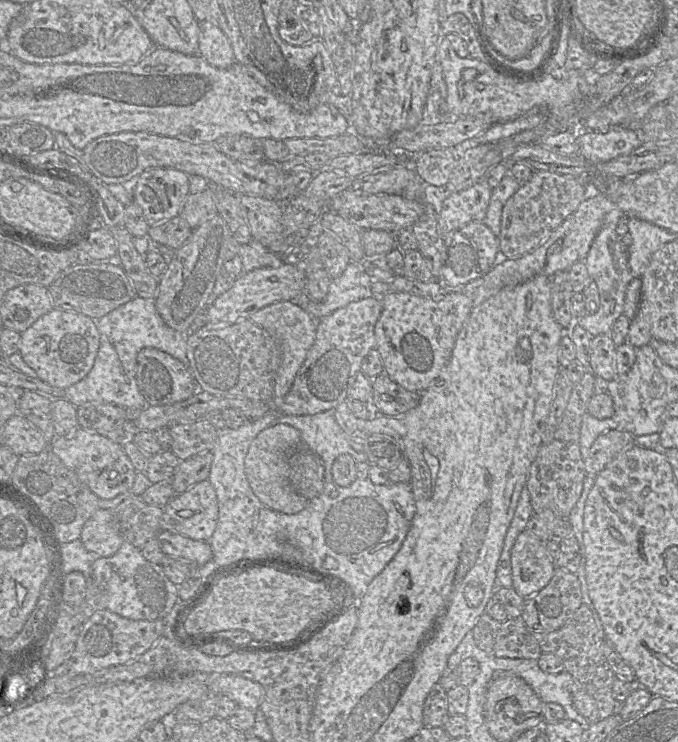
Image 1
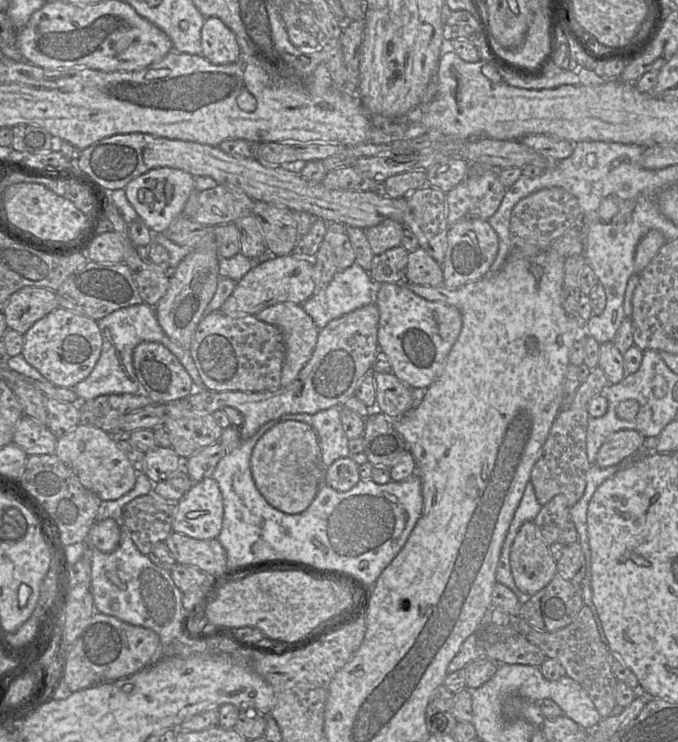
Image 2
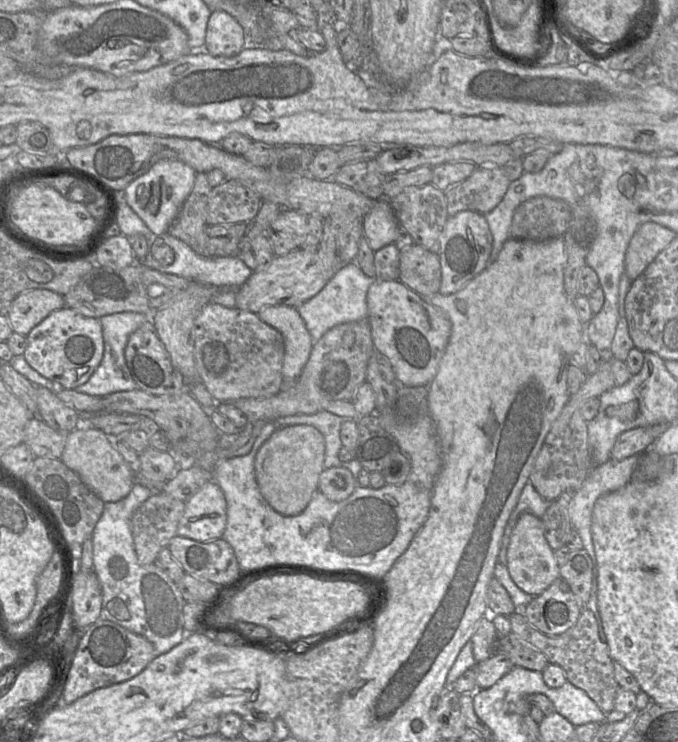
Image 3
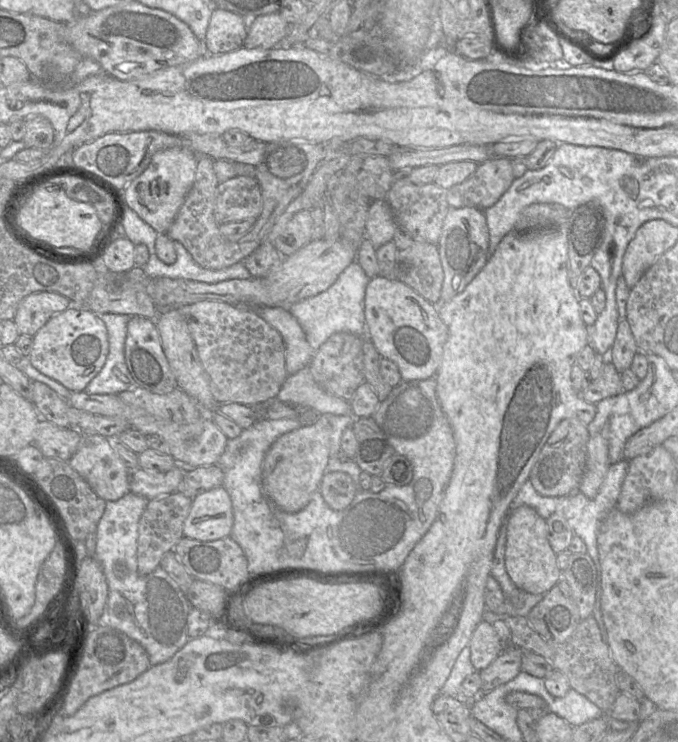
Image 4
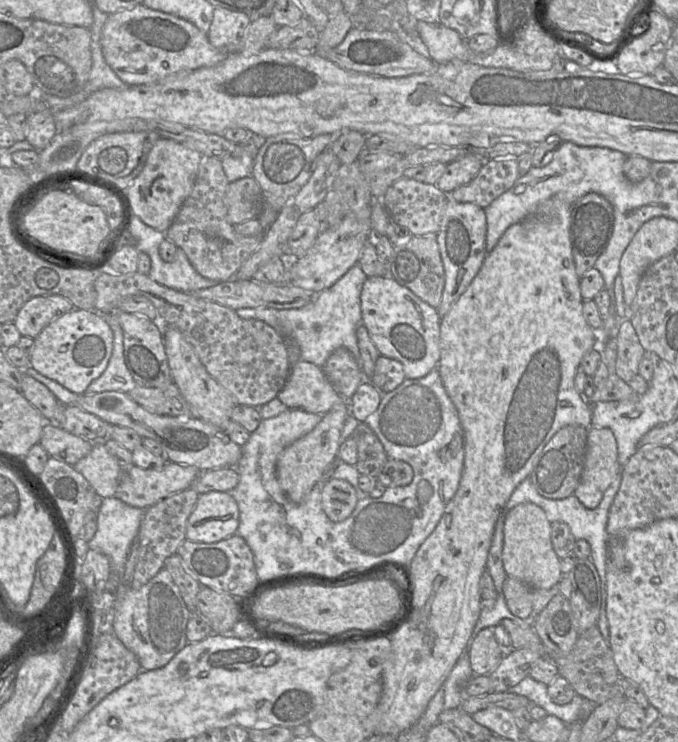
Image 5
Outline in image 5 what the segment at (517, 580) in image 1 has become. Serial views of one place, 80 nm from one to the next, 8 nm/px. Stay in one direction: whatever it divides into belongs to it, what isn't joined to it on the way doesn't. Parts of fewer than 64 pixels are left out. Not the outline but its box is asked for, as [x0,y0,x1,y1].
[503,503,563,590]

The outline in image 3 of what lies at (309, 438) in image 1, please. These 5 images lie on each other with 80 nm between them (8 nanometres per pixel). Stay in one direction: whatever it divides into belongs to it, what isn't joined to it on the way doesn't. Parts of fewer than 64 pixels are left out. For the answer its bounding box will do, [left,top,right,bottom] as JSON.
[271,410,363,479]

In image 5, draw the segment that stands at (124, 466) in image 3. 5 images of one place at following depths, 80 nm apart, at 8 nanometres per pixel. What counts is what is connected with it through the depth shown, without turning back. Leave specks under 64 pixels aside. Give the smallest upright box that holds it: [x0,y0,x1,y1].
[73,442,123,498]

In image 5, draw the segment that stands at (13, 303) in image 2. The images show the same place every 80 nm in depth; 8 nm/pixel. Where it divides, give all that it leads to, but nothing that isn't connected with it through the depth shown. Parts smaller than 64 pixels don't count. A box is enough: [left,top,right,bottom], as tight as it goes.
[13,295,73,339]

